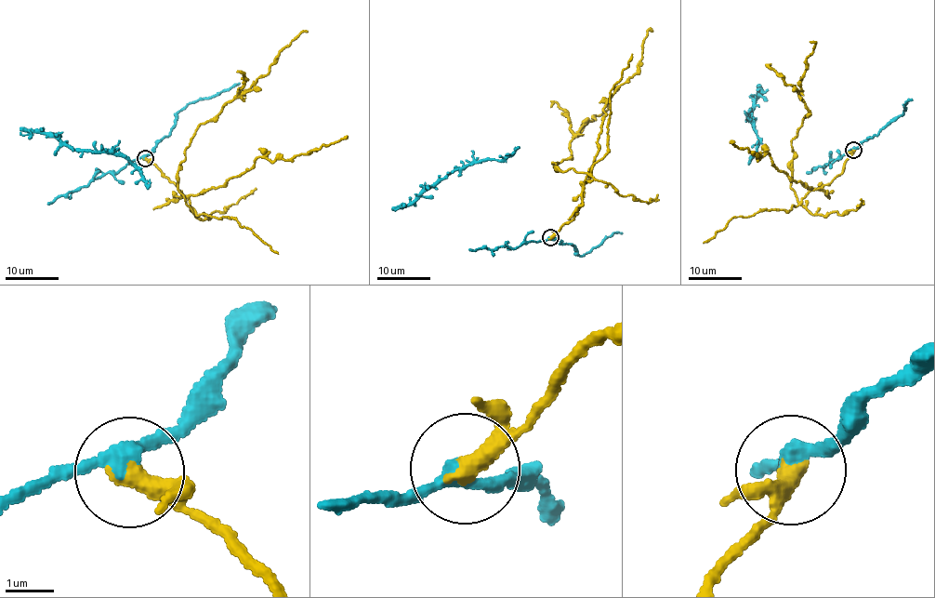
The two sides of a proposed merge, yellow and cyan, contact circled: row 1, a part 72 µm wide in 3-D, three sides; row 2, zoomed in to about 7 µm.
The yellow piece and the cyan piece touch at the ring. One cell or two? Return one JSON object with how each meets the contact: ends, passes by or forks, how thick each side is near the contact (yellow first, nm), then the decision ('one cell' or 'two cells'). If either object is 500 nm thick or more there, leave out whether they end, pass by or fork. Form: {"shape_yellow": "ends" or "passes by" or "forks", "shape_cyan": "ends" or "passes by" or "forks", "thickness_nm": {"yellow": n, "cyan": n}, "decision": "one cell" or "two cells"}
{"shape_yellow": "ends", "shape_cyan": "passes by", "thickness_nm": {"yellow": 480, "cyan": 300}, "decision": "two cells"}

